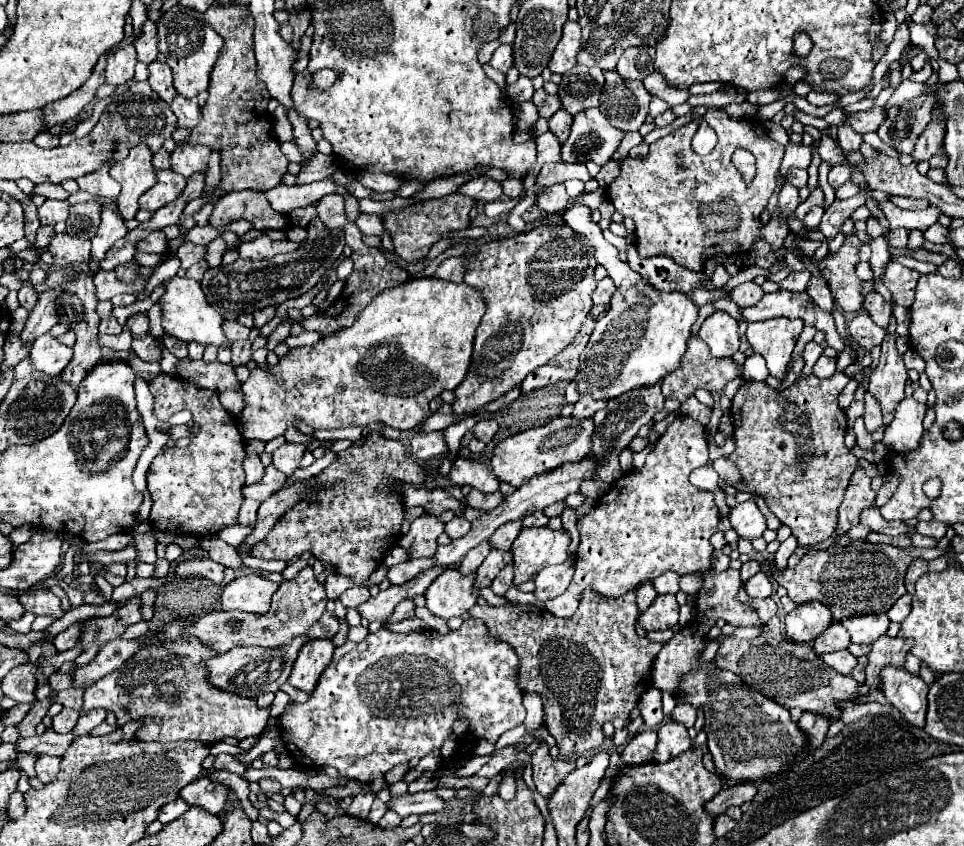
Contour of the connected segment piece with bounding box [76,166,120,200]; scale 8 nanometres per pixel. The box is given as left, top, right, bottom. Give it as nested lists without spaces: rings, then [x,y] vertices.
[[[102,166],[96,174],[90,174],[88,178],[78,178],[80,190],[94,194],[94,196],[104,196],[104,198],[118,198],[120,194],[120,184],[108,174],[110,166]]]

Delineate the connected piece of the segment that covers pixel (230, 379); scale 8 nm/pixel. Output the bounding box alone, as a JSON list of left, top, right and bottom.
[180,358,242,392]

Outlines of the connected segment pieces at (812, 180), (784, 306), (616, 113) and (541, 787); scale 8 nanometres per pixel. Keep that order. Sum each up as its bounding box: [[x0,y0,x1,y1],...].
[[808,152,821,192],[740,290,852,354],[600,70,650,132],[532,744,576,798]]

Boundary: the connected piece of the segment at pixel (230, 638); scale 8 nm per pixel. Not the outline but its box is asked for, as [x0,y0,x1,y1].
[186,566,326,654]

